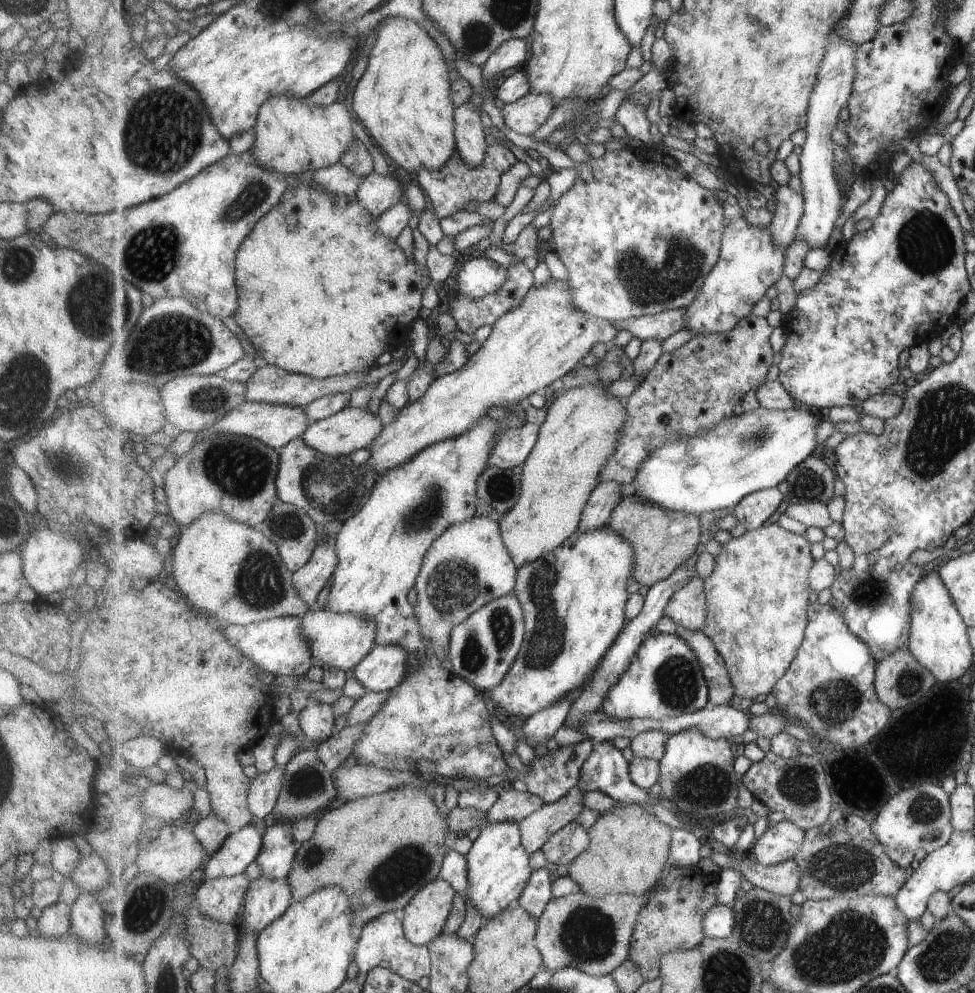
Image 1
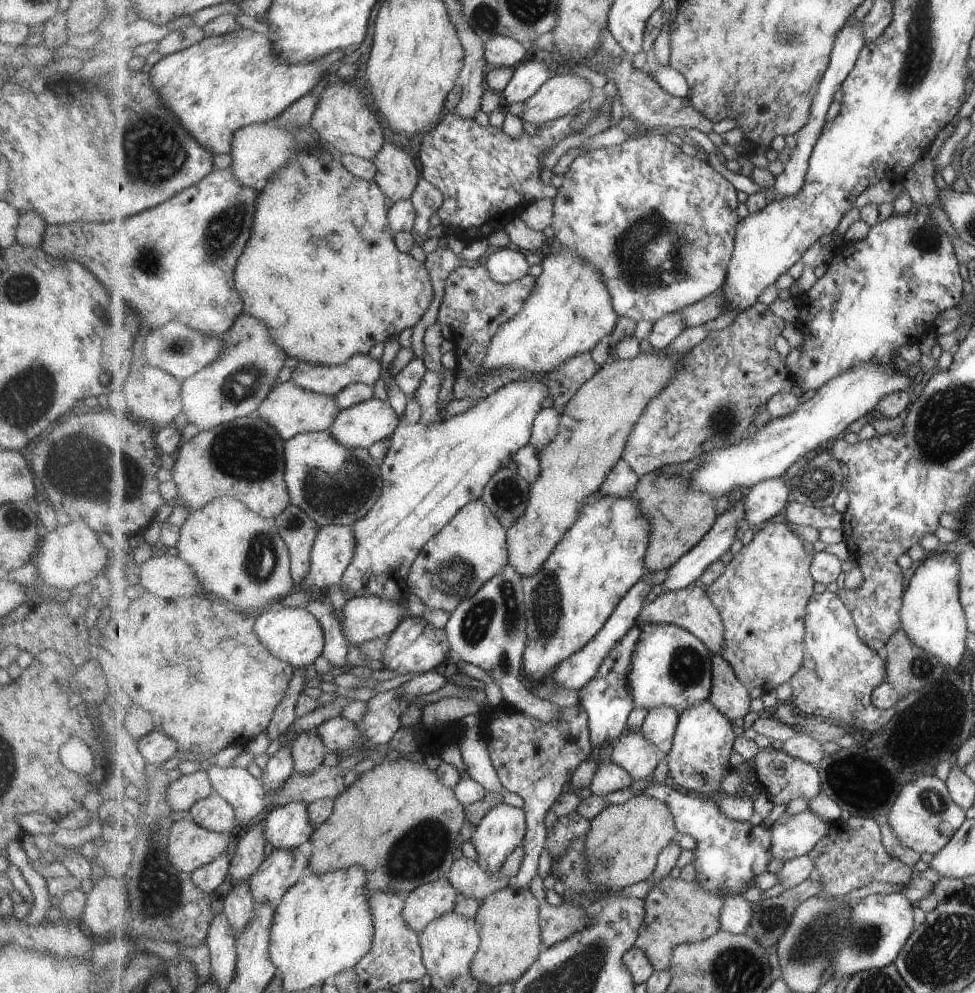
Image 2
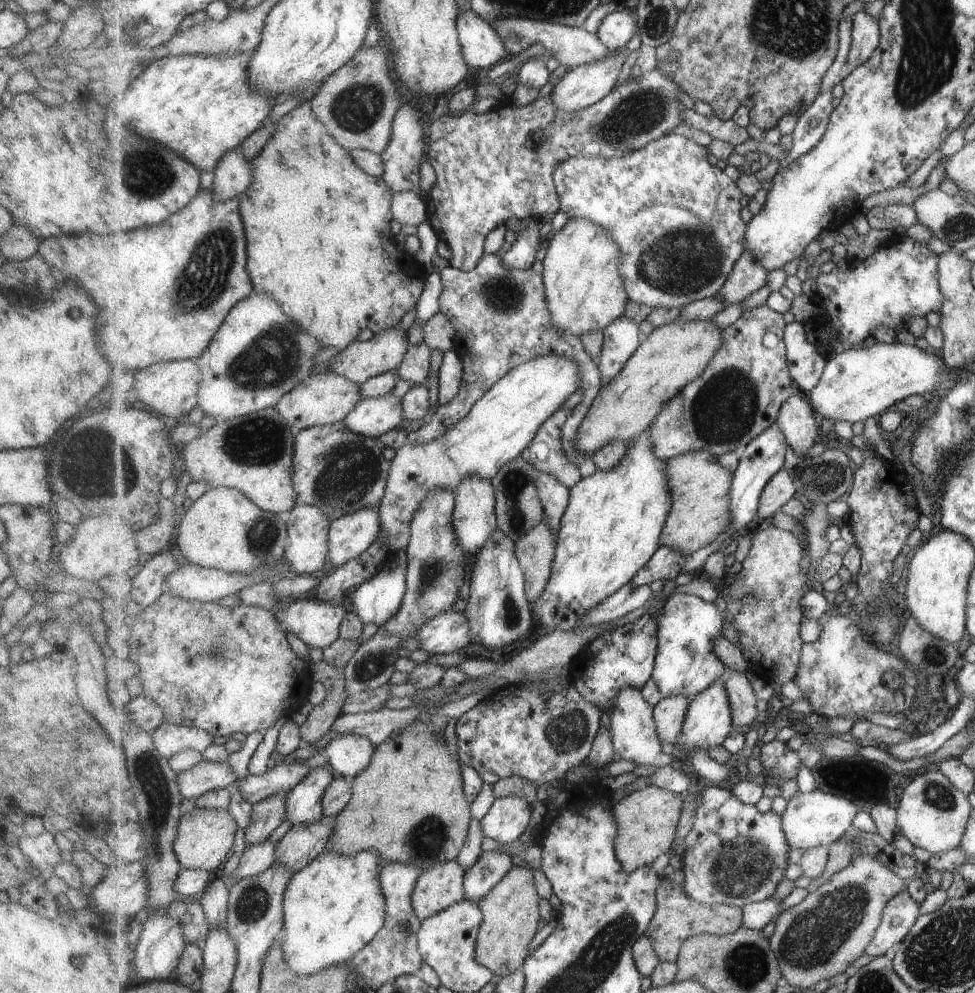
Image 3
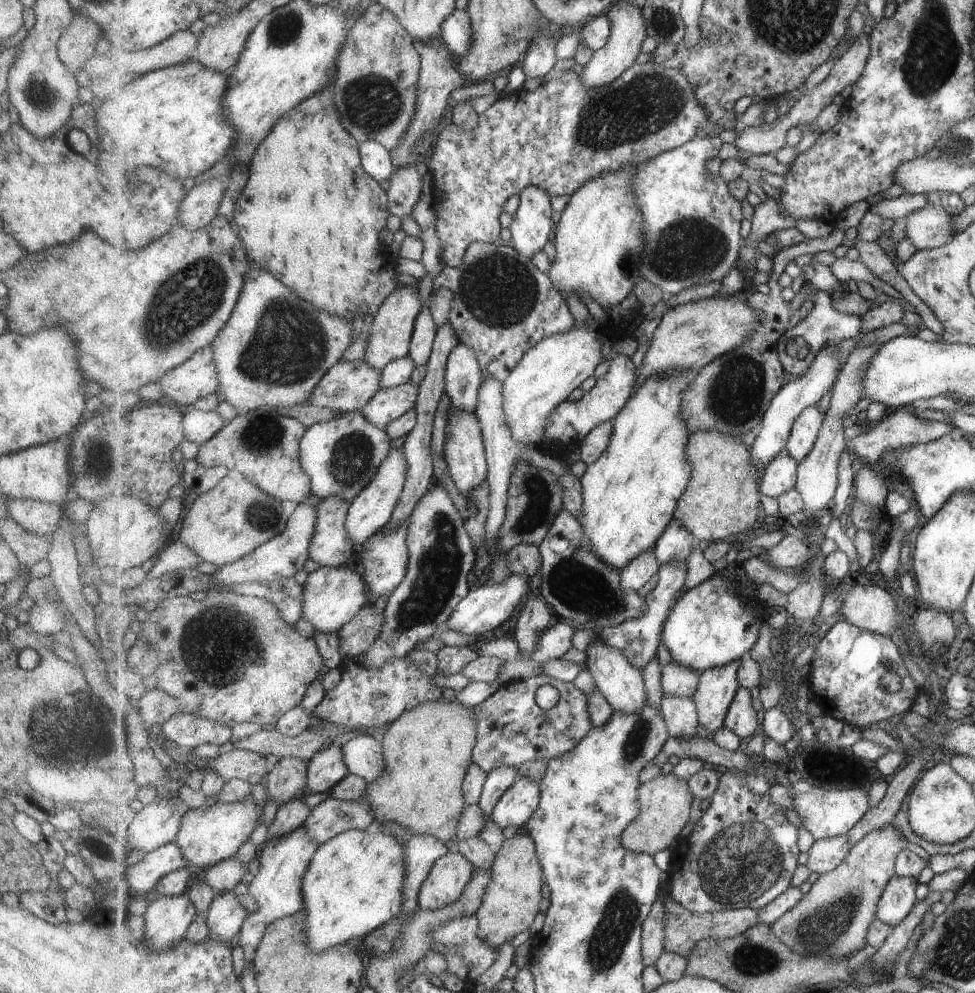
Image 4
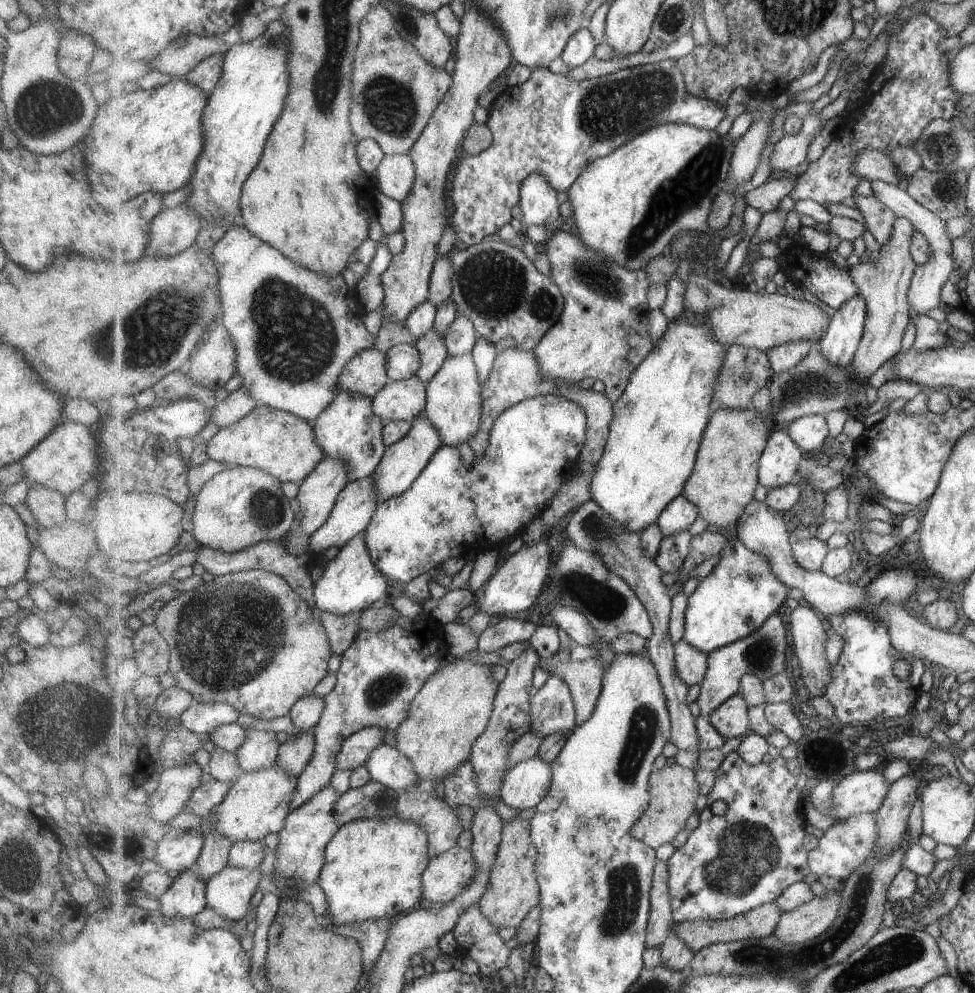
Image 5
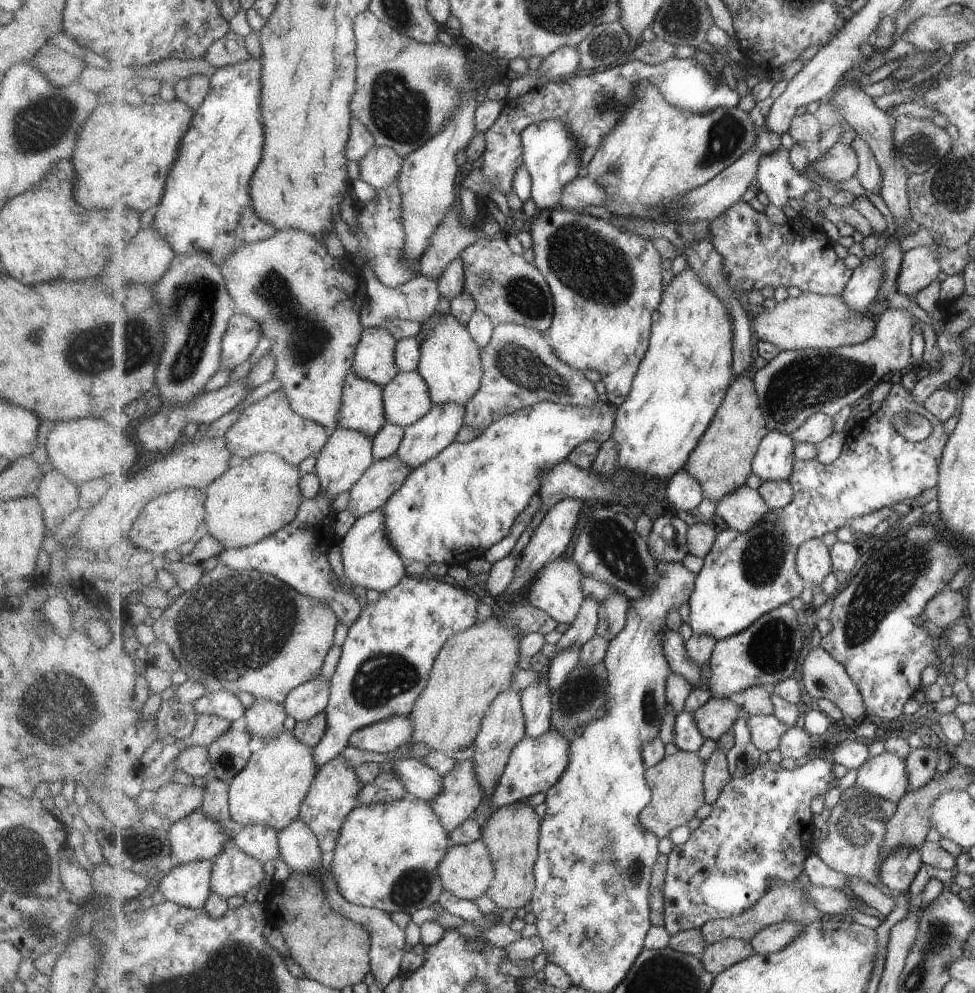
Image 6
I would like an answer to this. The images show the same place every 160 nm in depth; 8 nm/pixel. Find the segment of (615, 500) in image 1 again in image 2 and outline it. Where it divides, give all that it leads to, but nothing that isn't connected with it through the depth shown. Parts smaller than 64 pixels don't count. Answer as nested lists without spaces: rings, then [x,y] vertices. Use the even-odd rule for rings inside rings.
[[[621,458],[615,467],[609,470],[600,491],[605,498],[629,498],[634,494],[639,482],[640,478],[631,468],[631,464],[625,458]]]

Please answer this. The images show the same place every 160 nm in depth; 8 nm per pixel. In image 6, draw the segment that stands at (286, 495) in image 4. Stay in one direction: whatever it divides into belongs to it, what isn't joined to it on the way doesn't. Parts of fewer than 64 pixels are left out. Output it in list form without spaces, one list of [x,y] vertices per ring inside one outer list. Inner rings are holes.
[[[278,389],[246,407],[226,437],[228,447],[238,456],[239,461],[253,455],[273,453],[297,466],[311,454],[317,456],[327,444],[330,435],[322,424],[300,415],[292,407],[288,394],[283,389]]]

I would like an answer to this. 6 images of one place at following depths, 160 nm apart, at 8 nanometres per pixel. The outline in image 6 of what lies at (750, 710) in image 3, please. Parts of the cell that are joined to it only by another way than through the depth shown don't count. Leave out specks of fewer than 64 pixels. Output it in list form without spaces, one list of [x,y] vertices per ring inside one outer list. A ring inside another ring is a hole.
[[[710,697],[692,715],[701,734],[717,742],[727,731],[732,731],[741,707],[735,698]]]

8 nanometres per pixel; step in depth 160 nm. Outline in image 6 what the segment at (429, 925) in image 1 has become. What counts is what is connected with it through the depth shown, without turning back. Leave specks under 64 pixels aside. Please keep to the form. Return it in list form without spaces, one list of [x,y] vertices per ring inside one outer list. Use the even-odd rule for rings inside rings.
[[[482,838],[466,845],[453,844],[438,875],[451,894],[475,902],[496,882],[490,848]]]

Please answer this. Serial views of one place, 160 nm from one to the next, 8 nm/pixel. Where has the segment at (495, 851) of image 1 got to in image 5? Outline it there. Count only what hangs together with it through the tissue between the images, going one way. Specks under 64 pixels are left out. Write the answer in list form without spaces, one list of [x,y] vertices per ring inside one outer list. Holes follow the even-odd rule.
[[[541,756],[519,762],[506,774],[500,799],[520,812],[537,807],[550,794],[553,765]]]

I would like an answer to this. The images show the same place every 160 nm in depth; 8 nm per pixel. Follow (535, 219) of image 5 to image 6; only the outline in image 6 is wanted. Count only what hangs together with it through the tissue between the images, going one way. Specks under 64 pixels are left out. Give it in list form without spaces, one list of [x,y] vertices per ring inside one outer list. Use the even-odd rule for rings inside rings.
[[[549,119],[528,126],[522,132],[522,145],[523,165],[531,176],[531,197],[536,209],[563,208],[564,184],[578,177],[579,170],[584,166],[583,151],[576,136],[569,130],[565,121]]]

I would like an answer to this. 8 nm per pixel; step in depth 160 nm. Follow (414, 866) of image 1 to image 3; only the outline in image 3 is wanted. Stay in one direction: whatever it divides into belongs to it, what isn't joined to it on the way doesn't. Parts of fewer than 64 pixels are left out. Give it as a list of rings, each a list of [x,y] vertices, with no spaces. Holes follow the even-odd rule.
[[[419,718],[404,729],[399,730],[397,734],[389,737],[383,744],[377,745],[370,765],[353,778],[353,798],[346,809],[335,818],[333,826],[334,831],[330,840],[330,850],[343,853],[344,855],[356,855],[358,852],[375,849],[382,858],[382,864],[387,861],[401,861],[404,863],[413,863],[419,865],[424,872],[430,868],[435,868],[438,864],[455,861],[462,852],[462,848],[466,845],[471,818],[471,806],[466,797],[464,780],[462,775],[462,764],[458,759],[458,753],[453,754],[449,750],[449,744],[443,735],[433,732],[432,726],[426,721]]]

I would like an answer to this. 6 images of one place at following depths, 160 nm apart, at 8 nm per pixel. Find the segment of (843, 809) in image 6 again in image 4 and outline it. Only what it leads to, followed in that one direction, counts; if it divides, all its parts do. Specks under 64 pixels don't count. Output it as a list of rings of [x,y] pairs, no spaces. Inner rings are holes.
[[[850,834],[817,839],[808,850],[809,859],[806,864],[810,872],[830,873],[839,868],[852,851]]]

